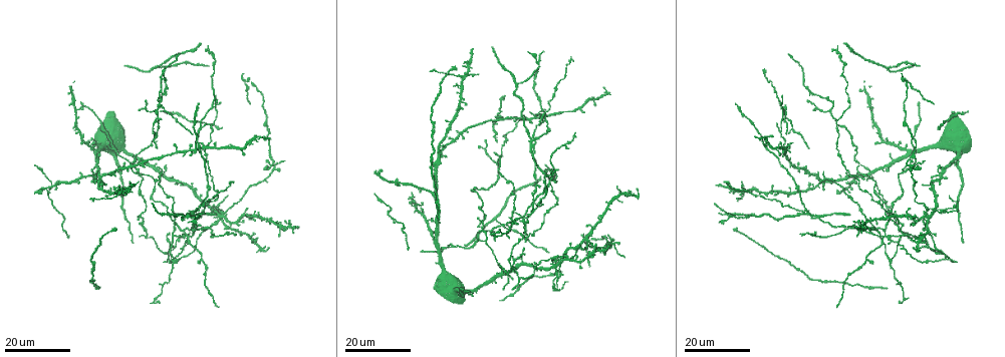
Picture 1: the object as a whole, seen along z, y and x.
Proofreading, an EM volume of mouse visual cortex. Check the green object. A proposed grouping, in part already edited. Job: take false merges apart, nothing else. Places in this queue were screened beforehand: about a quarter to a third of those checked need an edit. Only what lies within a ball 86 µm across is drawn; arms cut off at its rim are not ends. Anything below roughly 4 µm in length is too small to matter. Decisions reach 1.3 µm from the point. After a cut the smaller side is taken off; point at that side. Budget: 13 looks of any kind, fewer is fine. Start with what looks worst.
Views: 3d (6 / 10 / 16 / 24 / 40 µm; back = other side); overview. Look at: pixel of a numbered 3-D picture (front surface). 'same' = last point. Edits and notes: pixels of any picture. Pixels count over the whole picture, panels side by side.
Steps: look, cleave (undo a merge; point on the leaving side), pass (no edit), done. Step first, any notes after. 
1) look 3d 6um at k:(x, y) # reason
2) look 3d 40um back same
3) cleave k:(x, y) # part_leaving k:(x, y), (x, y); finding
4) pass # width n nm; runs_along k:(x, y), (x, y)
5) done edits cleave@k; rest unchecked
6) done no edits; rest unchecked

look 3d 24um at 1:(171, 261) # thin arm on a thick one

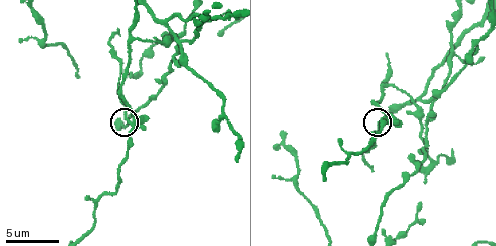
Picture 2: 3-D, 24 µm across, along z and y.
look 3d 10um at 2:(128, 121) # closer look

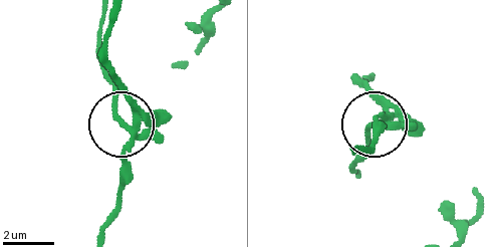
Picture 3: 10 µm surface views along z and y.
cleave 3:(116, 103) # width 220 nm; a second neuron is stuck on

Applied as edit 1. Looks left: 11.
look overview

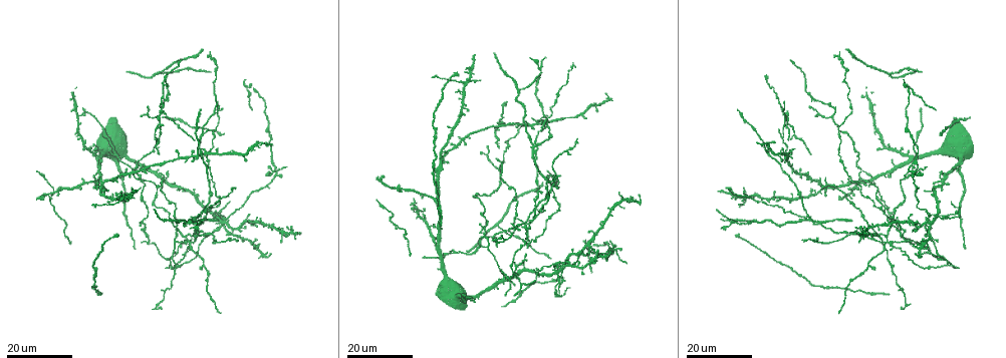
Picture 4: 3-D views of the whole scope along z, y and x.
look 3d 16um at 4:(187, 241) # four arms meet

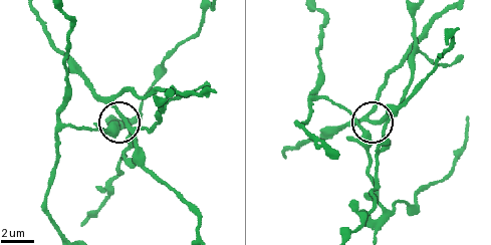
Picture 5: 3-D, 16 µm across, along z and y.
look 3d 10um at 5:(378, 120)

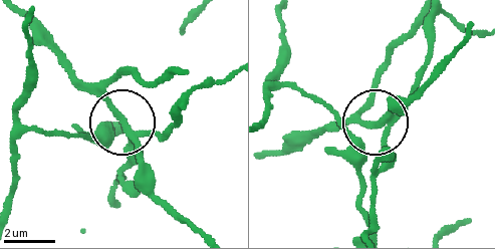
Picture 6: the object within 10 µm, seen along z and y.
cleave 6:(150, 168) # part_leaving 6:(388, 116), (297, 136), (271, 151); a second neuron is stuck on

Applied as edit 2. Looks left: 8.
look overview

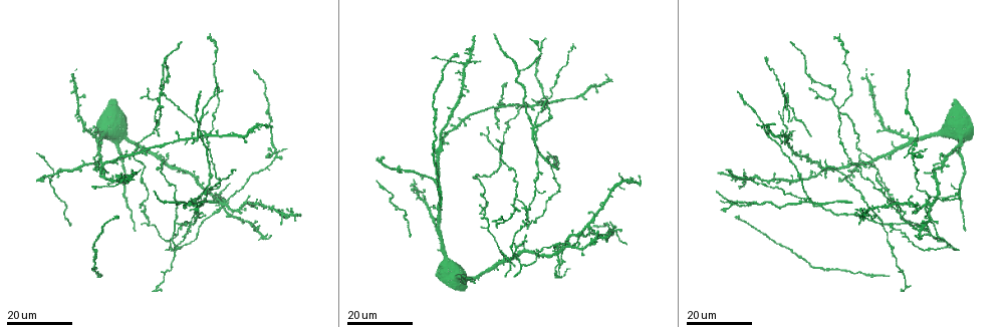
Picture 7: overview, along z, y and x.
look 3d 16um at 7:(481, 208) # abrupt turn

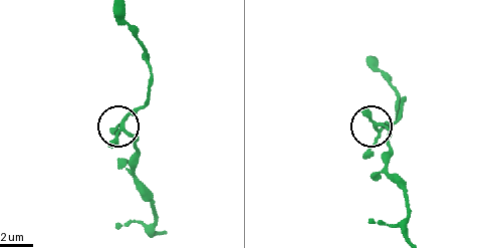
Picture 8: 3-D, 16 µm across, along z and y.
look 3d 6um at 8:(124, 124)

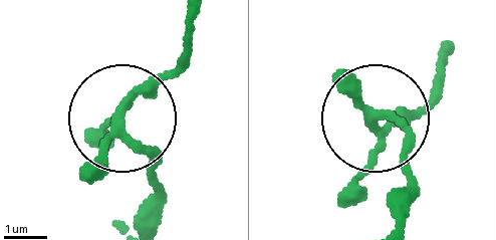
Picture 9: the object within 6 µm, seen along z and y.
pass # arms 4; runs_along 9:(401, 213), (411, 148), (379, 118), (411, 123), (440, 97); continuous, no second neuron

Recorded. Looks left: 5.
look 3d 6um at 2:(382, 86) # a fork

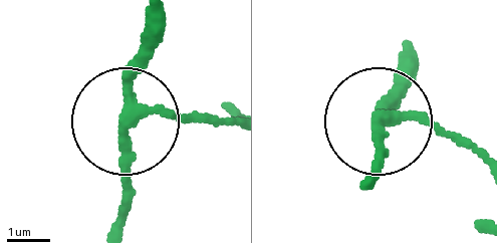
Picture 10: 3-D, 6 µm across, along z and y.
pass # width 240 nm; runs_along 10:(483, 159), (397, 115), (375, 126), (375, 166); one neuron here

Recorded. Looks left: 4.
look 3d 24um at 7:(466, 63) # four or more arms meet

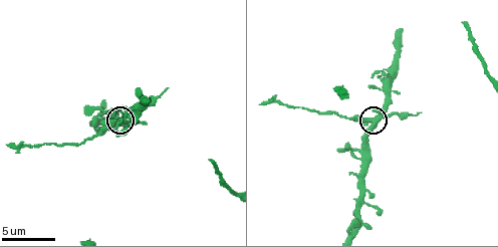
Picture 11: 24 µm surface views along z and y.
look 3d 6um at 11:(369, 119) # zoom in

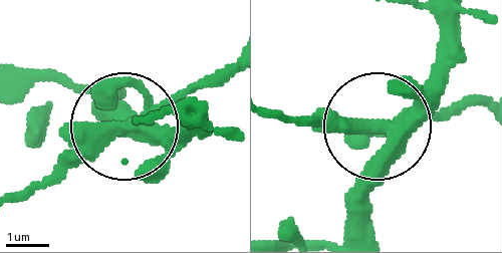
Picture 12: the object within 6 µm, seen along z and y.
look 3d 6um back at 12:(125, 126) # from behind

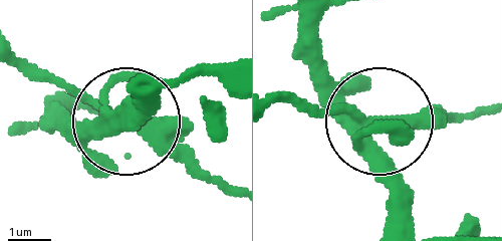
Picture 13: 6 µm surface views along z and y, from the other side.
cleave 13:(176, 156) # side_arm 10 um; a second neuron is stuck on

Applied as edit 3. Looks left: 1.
done edits cleave@3, cleave@6, cleave@13; rest unchecked

